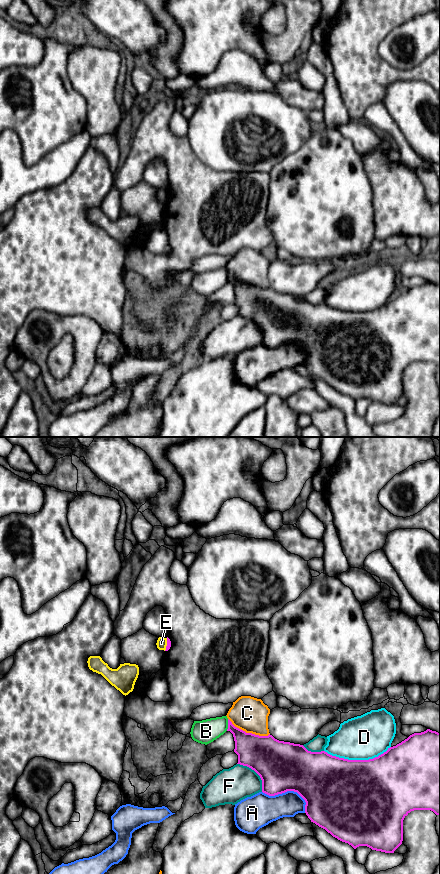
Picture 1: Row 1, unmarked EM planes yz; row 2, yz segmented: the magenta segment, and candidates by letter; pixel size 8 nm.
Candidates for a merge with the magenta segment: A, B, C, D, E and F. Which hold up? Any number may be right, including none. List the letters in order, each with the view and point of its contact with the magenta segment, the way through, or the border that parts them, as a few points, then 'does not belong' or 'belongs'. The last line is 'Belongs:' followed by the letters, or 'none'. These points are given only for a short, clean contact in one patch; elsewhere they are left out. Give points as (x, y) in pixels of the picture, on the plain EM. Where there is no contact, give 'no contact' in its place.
A: meets magenta in yz at (289, 342); does not belong
B: meets magenta in yz at (228, 277); does not belong
C: meets magenta in yz at (248, 285); does not belong
D: meets magenta in yz at (357, 312); does not belong
E: meets magenta in yz at (167, 196); border along yz (167, 190), (164, 202); does not belong
F: meets magenta in yz at (256, 324); does not belong
Belongs: none

